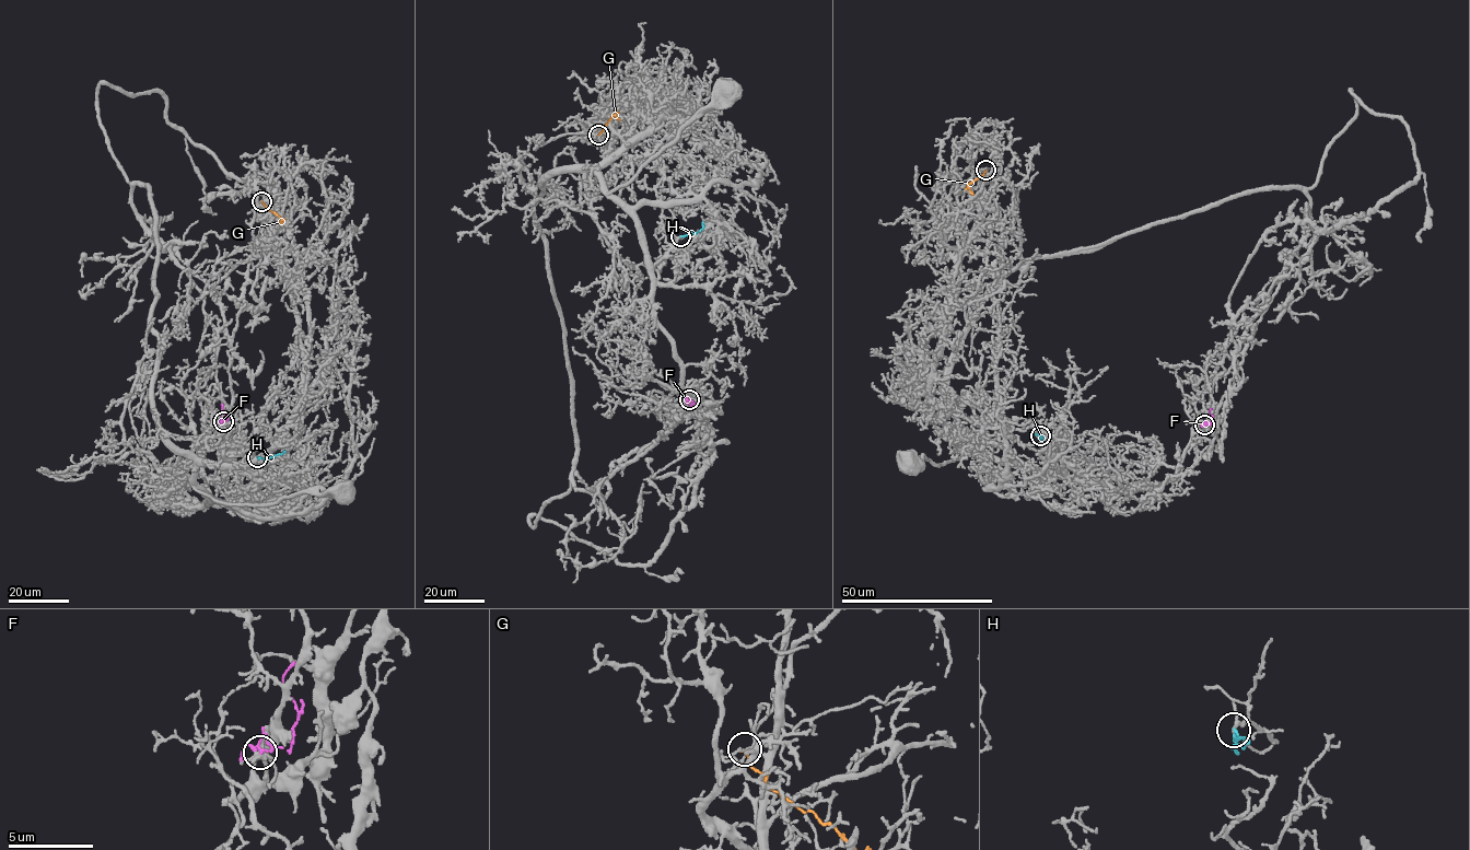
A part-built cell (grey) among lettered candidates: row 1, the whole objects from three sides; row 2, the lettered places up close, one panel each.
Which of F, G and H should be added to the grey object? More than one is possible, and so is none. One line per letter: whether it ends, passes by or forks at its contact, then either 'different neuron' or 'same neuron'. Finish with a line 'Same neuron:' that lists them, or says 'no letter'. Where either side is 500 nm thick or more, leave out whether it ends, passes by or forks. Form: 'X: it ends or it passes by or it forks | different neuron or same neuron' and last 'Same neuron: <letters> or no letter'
F: it forks | different neuron
G: it ends | different neuron
H: it ends | same neuron
Same neuron: H

